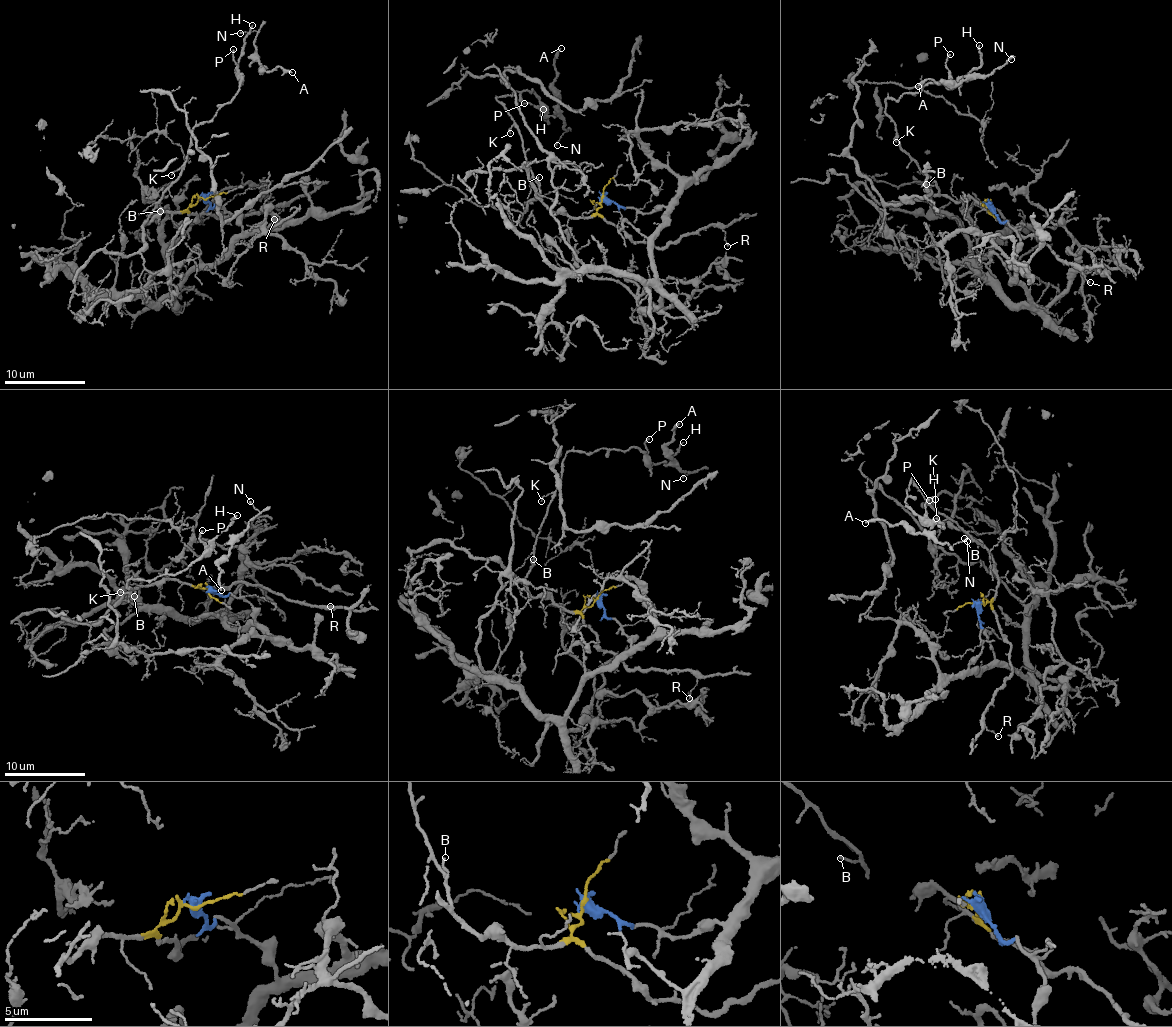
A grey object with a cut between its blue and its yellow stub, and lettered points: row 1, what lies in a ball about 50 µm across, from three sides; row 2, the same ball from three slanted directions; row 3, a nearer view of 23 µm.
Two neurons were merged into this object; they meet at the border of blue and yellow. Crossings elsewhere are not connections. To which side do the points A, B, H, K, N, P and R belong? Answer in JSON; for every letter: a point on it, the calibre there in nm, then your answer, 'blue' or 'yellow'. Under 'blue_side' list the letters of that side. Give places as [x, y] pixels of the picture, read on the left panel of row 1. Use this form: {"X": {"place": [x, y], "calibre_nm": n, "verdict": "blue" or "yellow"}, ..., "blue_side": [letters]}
{"A": {"place": [292, 72], "calibre_nm": 160, "verdict": "yellow"}, "B": {"place": [160, 211], "calibre_nm": 100, "verdict": "yellow"}, "H": {"place": [252, 25], "calibre_nm": 140, "verdict": "yellow"}, "K": {"place": [171, 175], "calibre_nm": 120, "verdict": "yellow"}, "N": {"place": [240, 33], "calibre_nm": 110, "verdict": "yellow"}, "P": {"place": [233, 49], "calibre_nm": 140, "verdict": "yellow"}, "R": {"place": [274, 219], "calibre_nm": 120, "verdict": "yellow"}, "blue_side": []}

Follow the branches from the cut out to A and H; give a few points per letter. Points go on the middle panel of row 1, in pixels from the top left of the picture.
A: (603, 199), (595, 214), (556, 213), (495, 101), (527, 89), (548, 117), (558, 104), (561, 49)
H: (603, 199), (595, 214), (569, 218), (544, 201), (520, 133), (495, 101), (527, 89), (548, 123), (543, 109)

